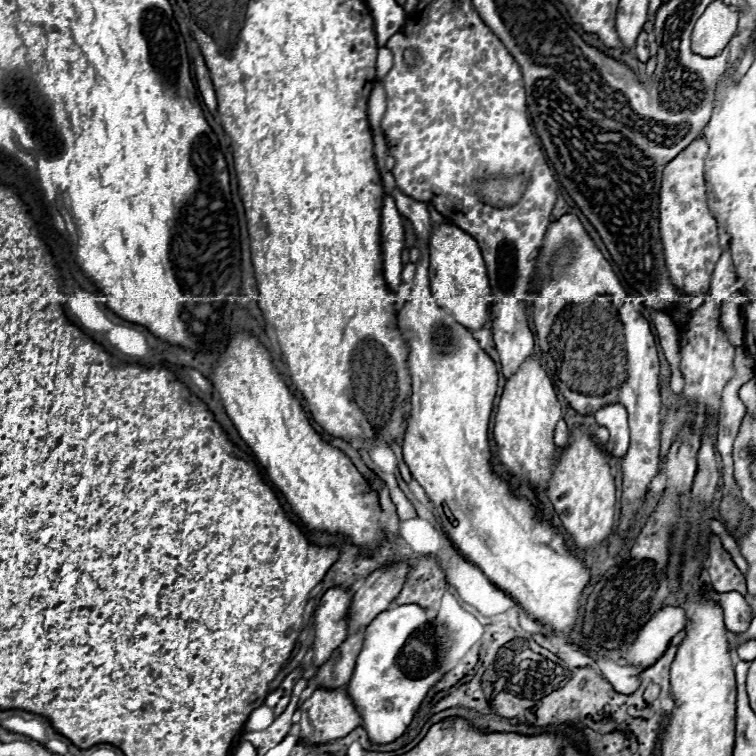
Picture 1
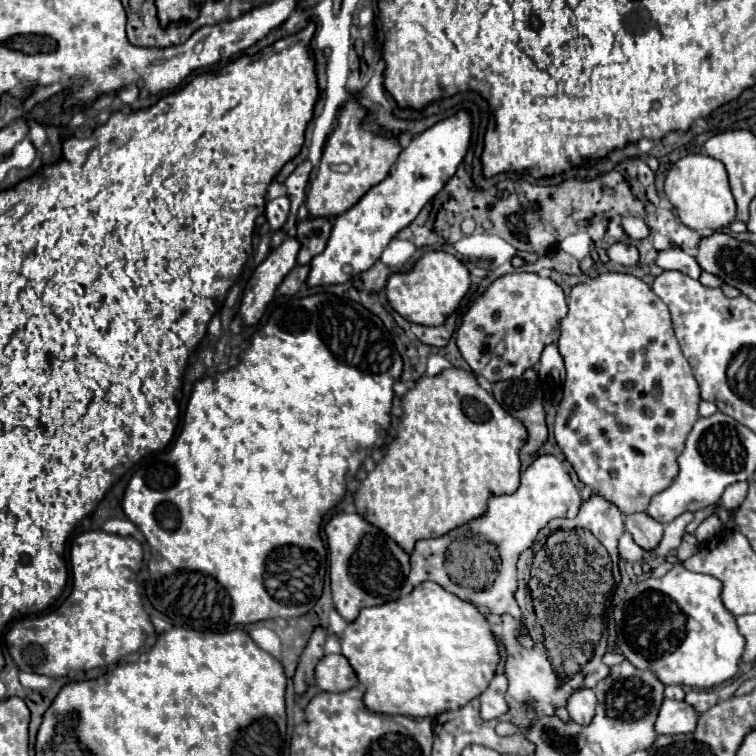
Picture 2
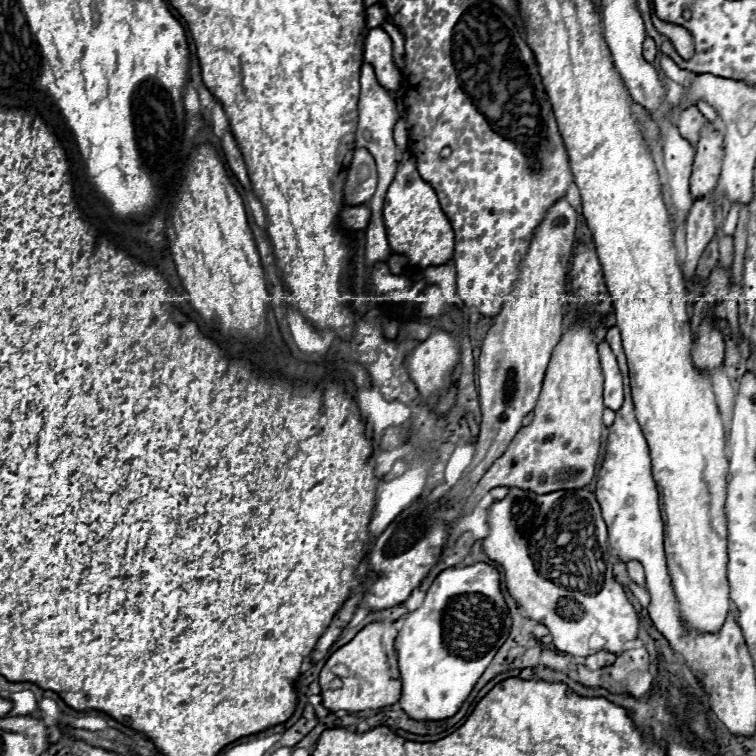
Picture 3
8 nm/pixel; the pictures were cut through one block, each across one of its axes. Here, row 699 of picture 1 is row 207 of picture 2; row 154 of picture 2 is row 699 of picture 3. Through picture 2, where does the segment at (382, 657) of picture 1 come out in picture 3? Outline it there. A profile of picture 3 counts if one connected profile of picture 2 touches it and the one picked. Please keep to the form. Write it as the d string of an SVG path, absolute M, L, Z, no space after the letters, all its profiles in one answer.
M474 564L466 568L448 568L438 574L432 582L430 590L422 606L414 612L408 612L402 622L402 630L396 636L396 656L398 670L402 680L402 696L400 706L408 714L408 718L418 722L428 720L444 720L458 712L462 702L472 692L474 684L498 652L498 648L506 642L510 634L512 618L508 614L506 602L500 594L500 574L488 564Z

